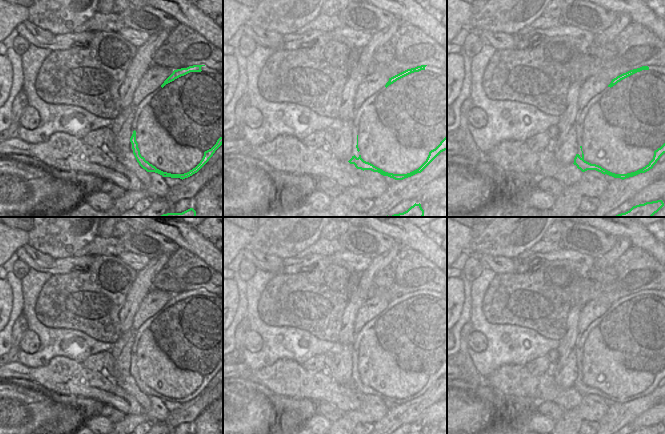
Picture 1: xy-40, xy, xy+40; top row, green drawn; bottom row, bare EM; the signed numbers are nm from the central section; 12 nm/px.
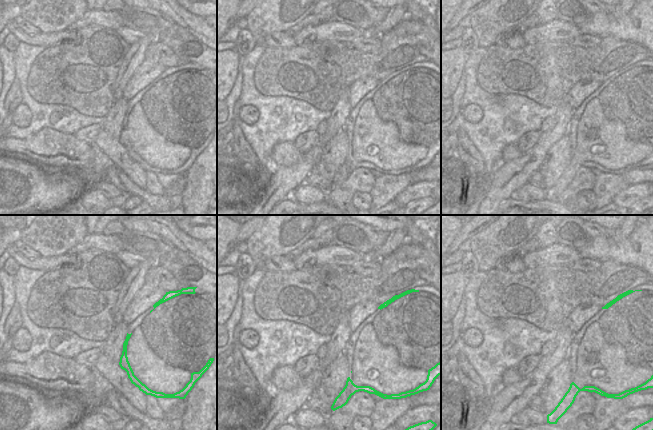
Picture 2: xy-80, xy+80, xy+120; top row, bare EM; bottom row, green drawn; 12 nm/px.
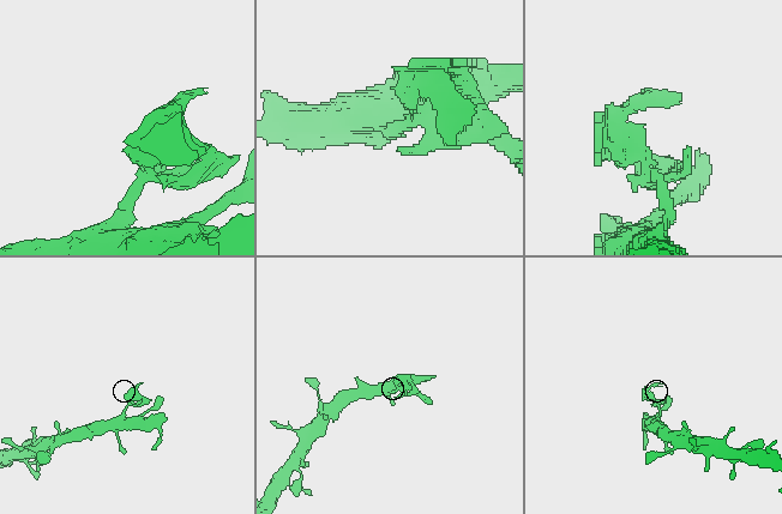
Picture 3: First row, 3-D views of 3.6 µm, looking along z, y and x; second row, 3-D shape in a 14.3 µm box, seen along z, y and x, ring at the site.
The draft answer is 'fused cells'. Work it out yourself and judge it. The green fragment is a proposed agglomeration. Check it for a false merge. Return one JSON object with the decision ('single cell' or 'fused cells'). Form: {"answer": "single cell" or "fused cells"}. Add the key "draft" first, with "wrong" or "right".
{"draft": "right", "answer": "fused cells"}

